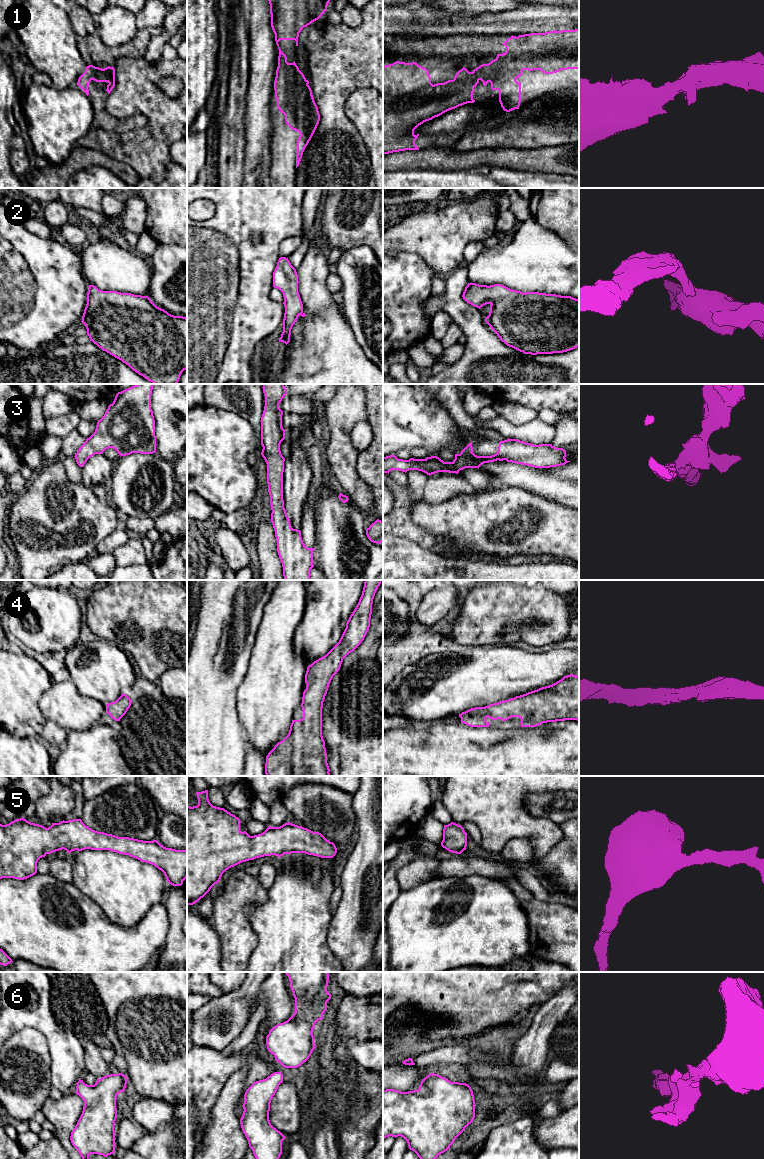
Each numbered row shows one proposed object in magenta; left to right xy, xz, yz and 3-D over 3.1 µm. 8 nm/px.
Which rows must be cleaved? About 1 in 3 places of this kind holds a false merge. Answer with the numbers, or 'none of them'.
none of them

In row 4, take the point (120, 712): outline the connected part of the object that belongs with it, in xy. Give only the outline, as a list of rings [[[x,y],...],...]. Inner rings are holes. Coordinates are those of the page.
[[[124,693],[116,701],[106,704],[106,713],[115,721],[120,721],[130,708],[131,703],[131,699]]]

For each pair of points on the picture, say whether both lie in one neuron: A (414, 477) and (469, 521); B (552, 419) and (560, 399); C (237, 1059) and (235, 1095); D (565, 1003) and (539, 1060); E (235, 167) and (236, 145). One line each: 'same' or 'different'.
A: different
B: different
C: different
D: same
E: same

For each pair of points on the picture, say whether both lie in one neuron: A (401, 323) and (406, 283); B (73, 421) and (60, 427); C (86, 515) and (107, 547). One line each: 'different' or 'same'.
A: same
B: same
C: different

